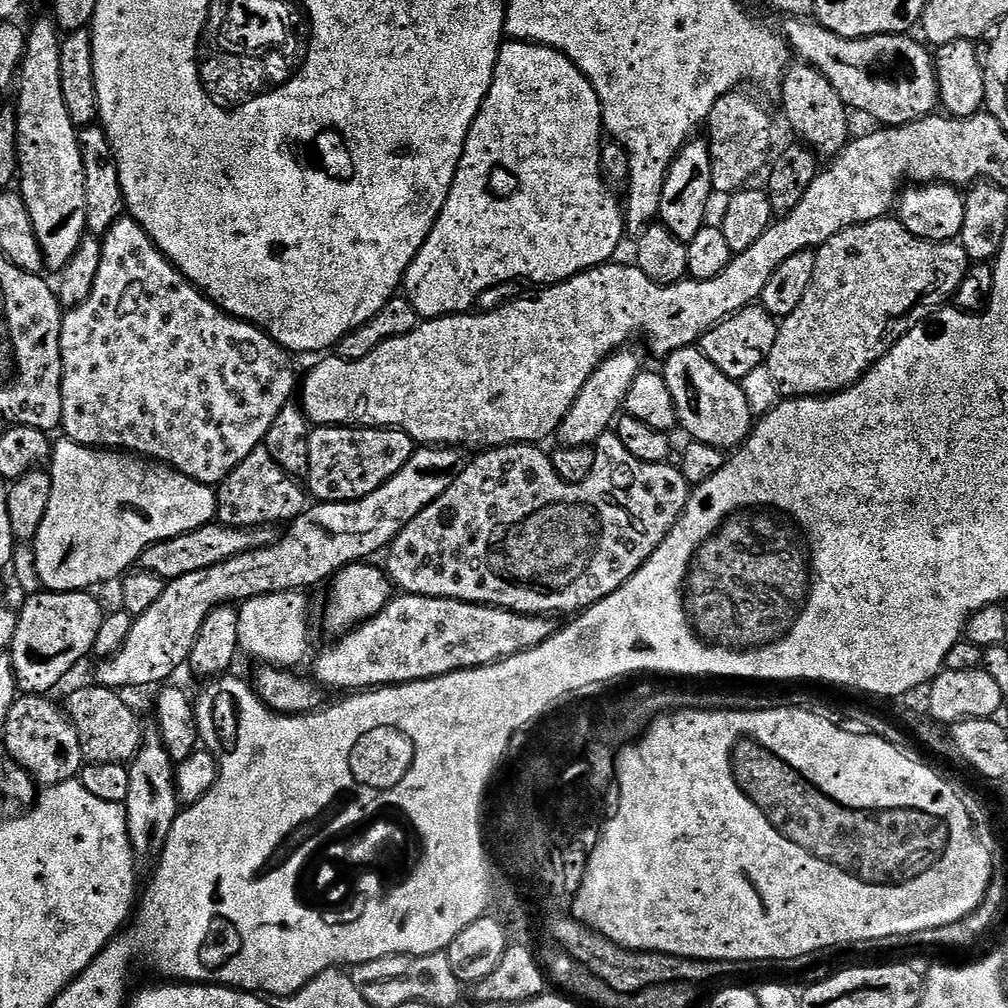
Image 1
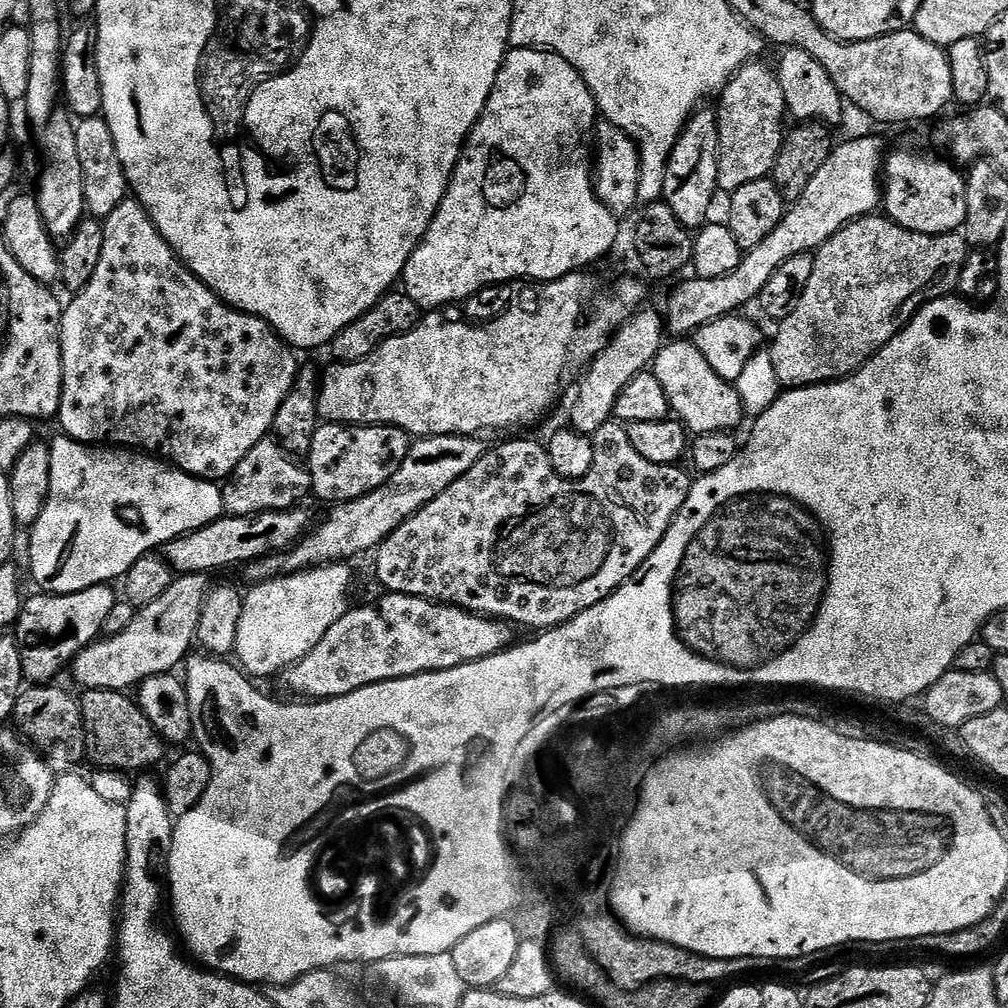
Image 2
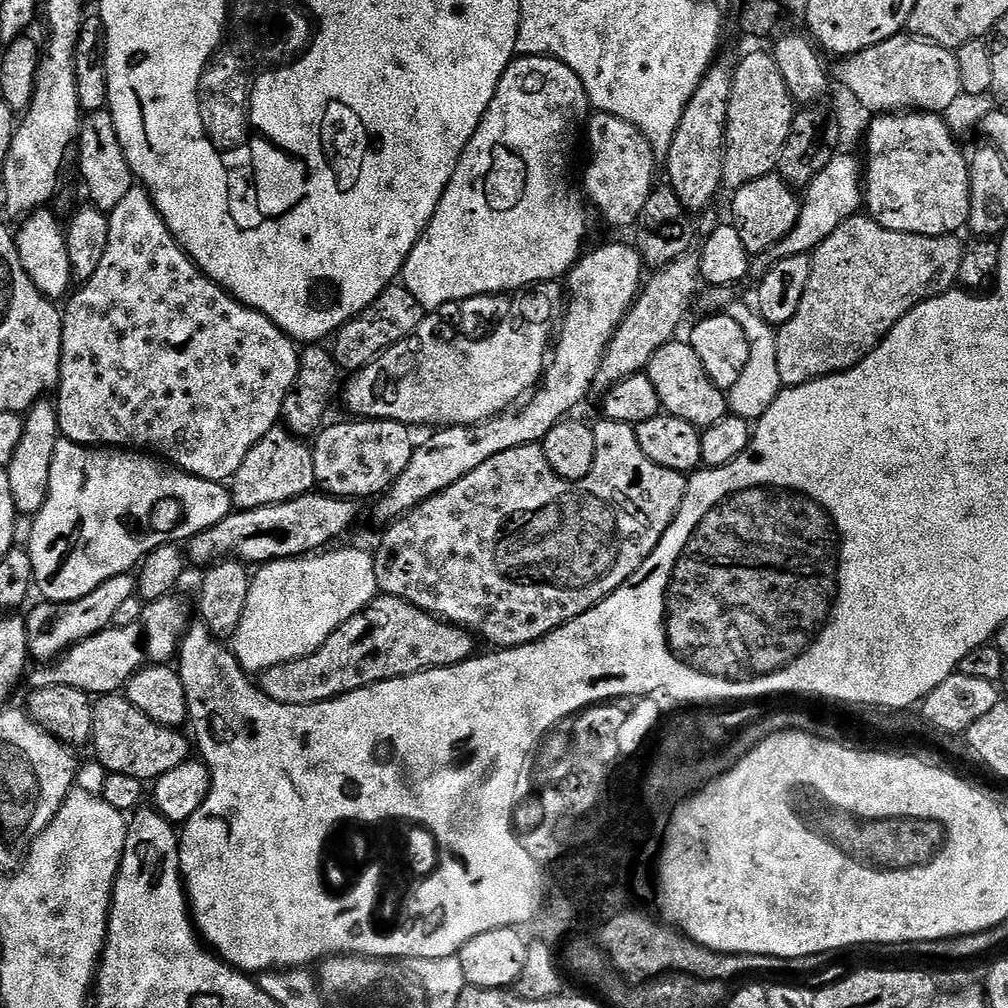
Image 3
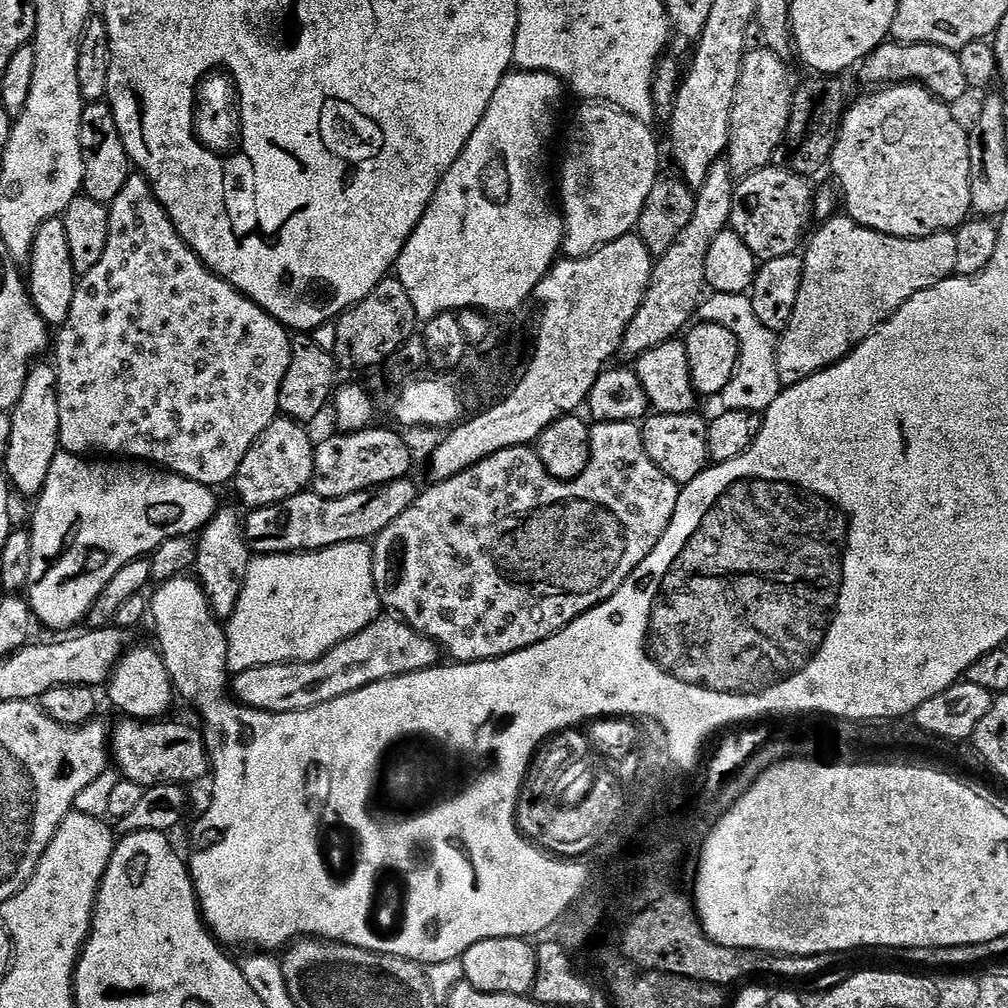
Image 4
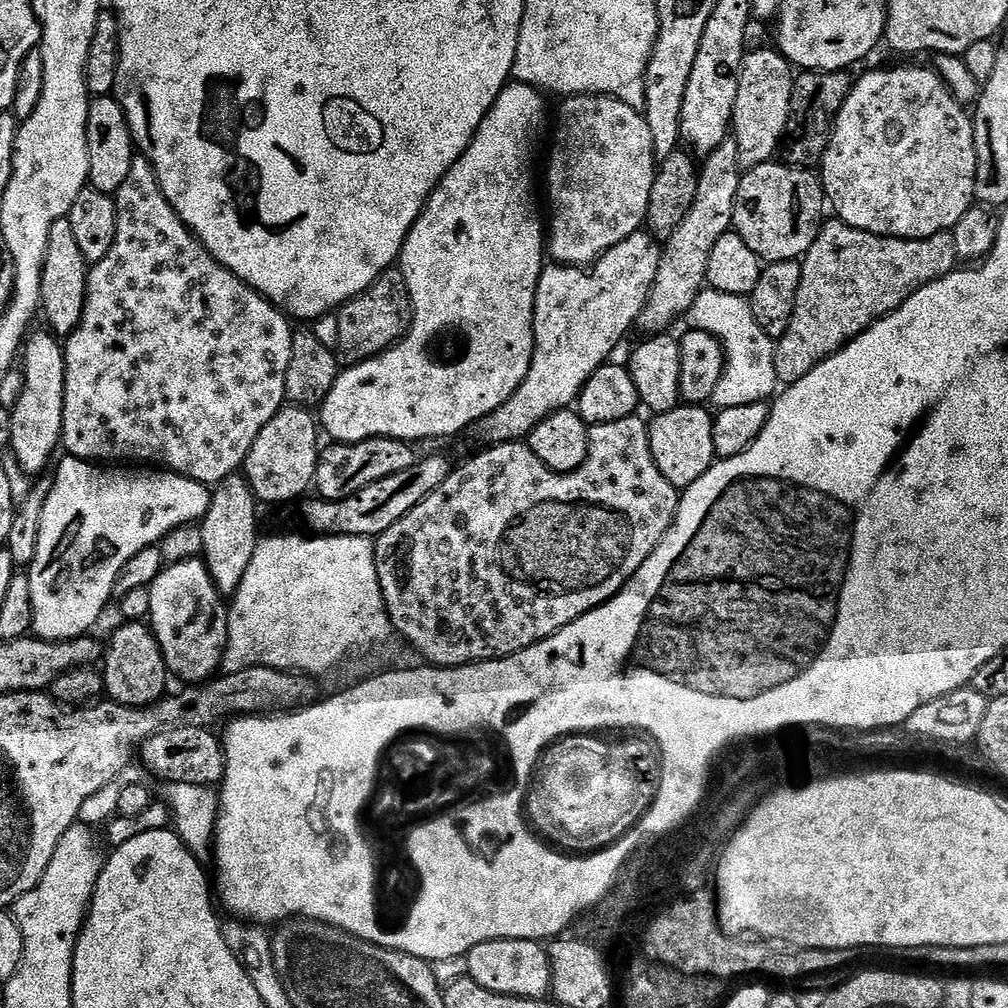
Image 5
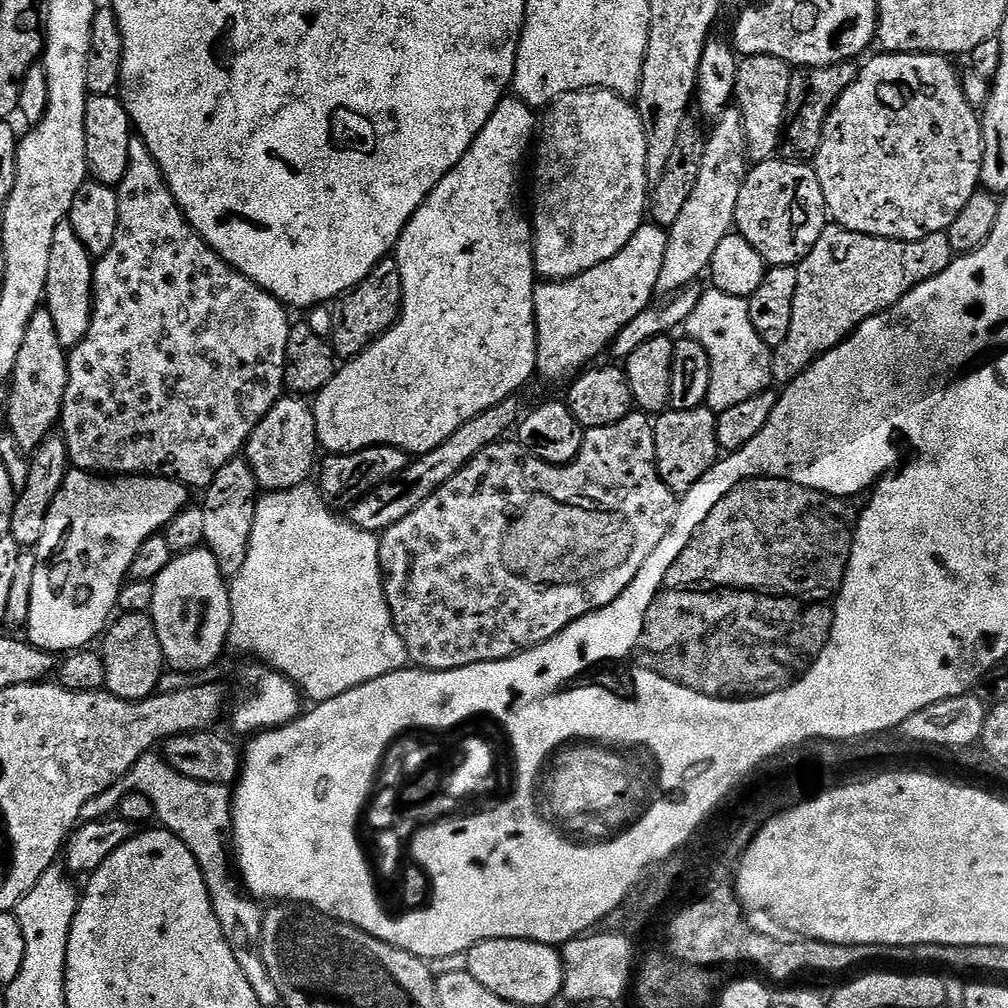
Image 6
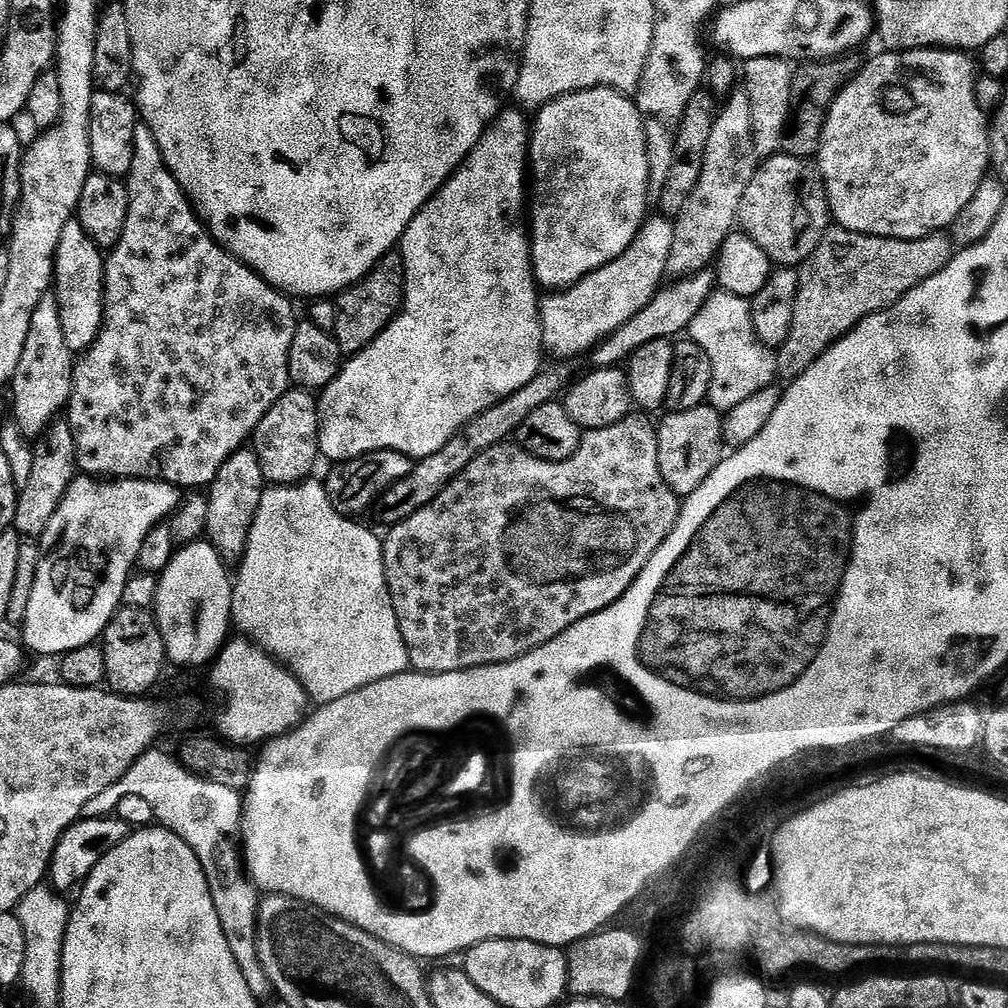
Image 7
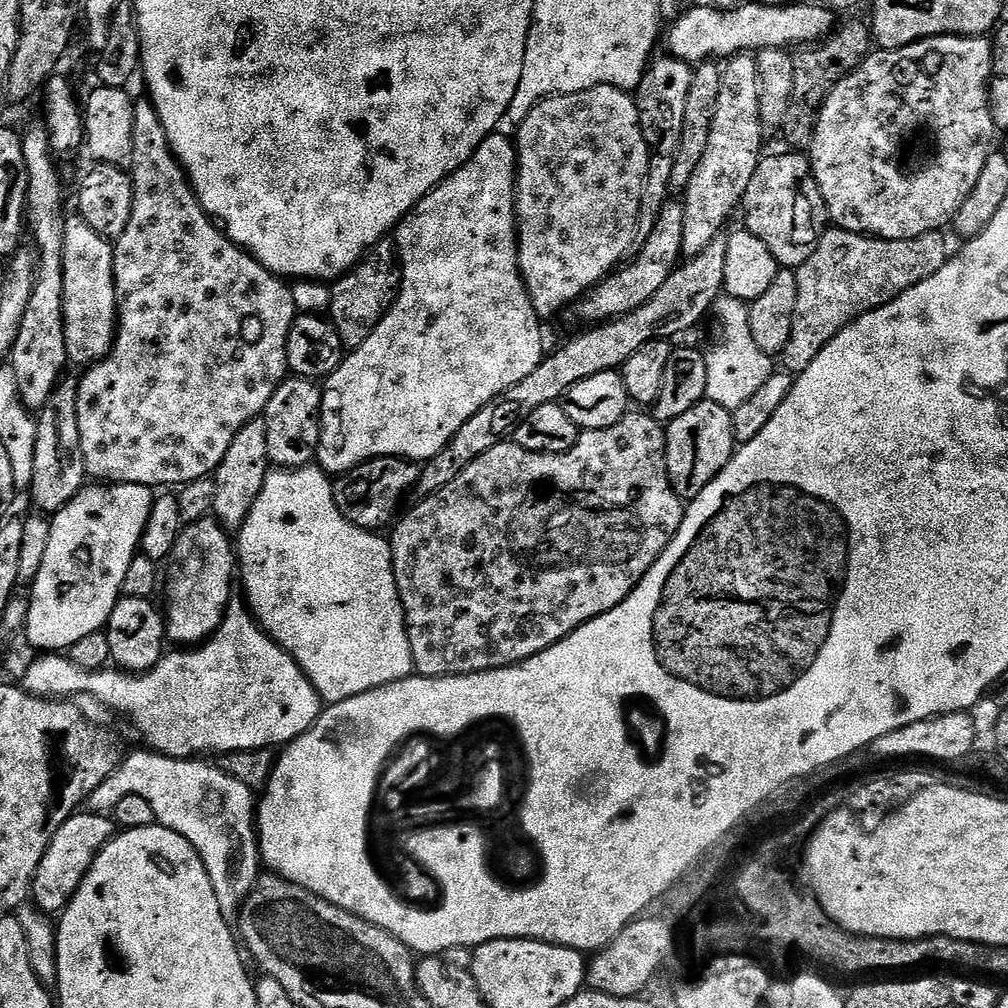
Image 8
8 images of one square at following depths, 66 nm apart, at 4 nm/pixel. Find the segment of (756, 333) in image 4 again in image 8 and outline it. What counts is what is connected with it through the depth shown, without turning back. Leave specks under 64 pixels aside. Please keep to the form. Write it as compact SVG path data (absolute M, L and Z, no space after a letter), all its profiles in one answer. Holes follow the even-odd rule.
M721 294L716 297L710 316L716 319L716 341L712 349L707 349L704 357L706 397L718 406L731 410L742 406L742 402L746 402L766 383L766 378L770 378L774 371L774 360L765 354L758 342L754 342L748 304L745 301Z

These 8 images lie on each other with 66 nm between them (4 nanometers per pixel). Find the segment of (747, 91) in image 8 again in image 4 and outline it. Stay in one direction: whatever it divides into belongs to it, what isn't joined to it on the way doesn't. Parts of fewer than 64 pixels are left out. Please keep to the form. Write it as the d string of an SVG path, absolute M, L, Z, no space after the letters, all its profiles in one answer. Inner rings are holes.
M727 159L716 160L714 166L710 166L710 174L706 174L706 182L702 182L696 192L694 218L690 218L690 226L678 234L678 242L674 242L674 246L670 246L670 250L666 250L666 254L658 257L652 265L648 293L644 295L642 306L638 306L638 314L630 318L630 326L624 335L622 348L625 353L639 354L654 346L662 346L662 342L677 339L693 323L700 302L706 296L706 254L714 238L726 231L732 218L733 187L734 177Z

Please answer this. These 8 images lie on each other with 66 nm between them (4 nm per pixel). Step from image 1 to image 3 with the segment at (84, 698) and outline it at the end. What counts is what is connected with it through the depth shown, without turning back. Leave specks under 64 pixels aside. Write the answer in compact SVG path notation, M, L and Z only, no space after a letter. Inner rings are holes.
M120 694L101 696L92 706L91 739L94 742L96 740L96 756L100 759L101 766L105 768L104 772L108 774L126 775L130 779L141 782L155 782L167 771L186 763L193 755L193 745L190 743L189 737L187 735L184 737L182 733L183 731L175 728L167 728L161 724L155 724L150 718L146 718L146 714L142 714Z

